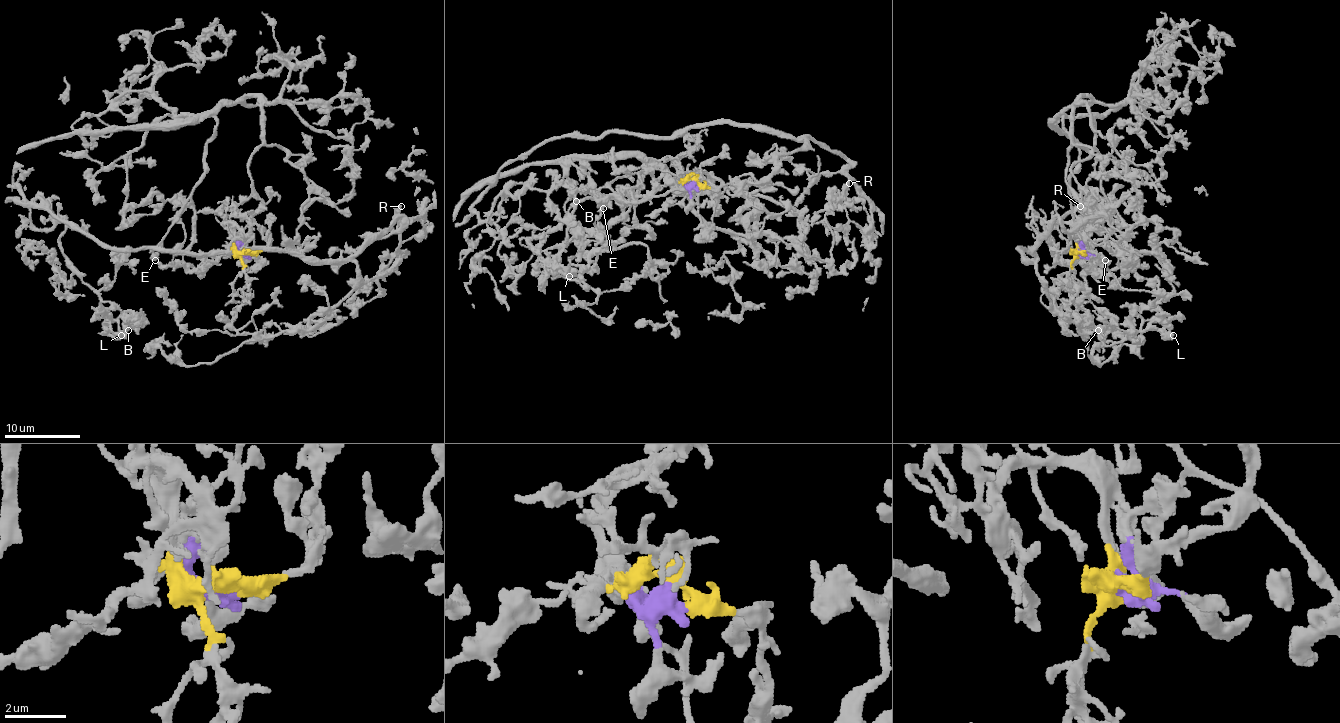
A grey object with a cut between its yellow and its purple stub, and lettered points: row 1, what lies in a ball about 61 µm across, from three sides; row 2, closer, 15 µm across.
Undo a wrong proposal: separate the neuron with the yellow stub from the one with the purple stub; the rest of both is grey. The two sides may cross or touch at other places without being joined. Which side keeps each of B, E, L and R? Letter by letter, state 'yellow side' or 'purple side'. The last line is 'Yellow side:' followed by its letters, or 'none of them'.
B: yellow side
E: purple side
L: yellow side
R: yellow side
Yellow side: B, L, R

